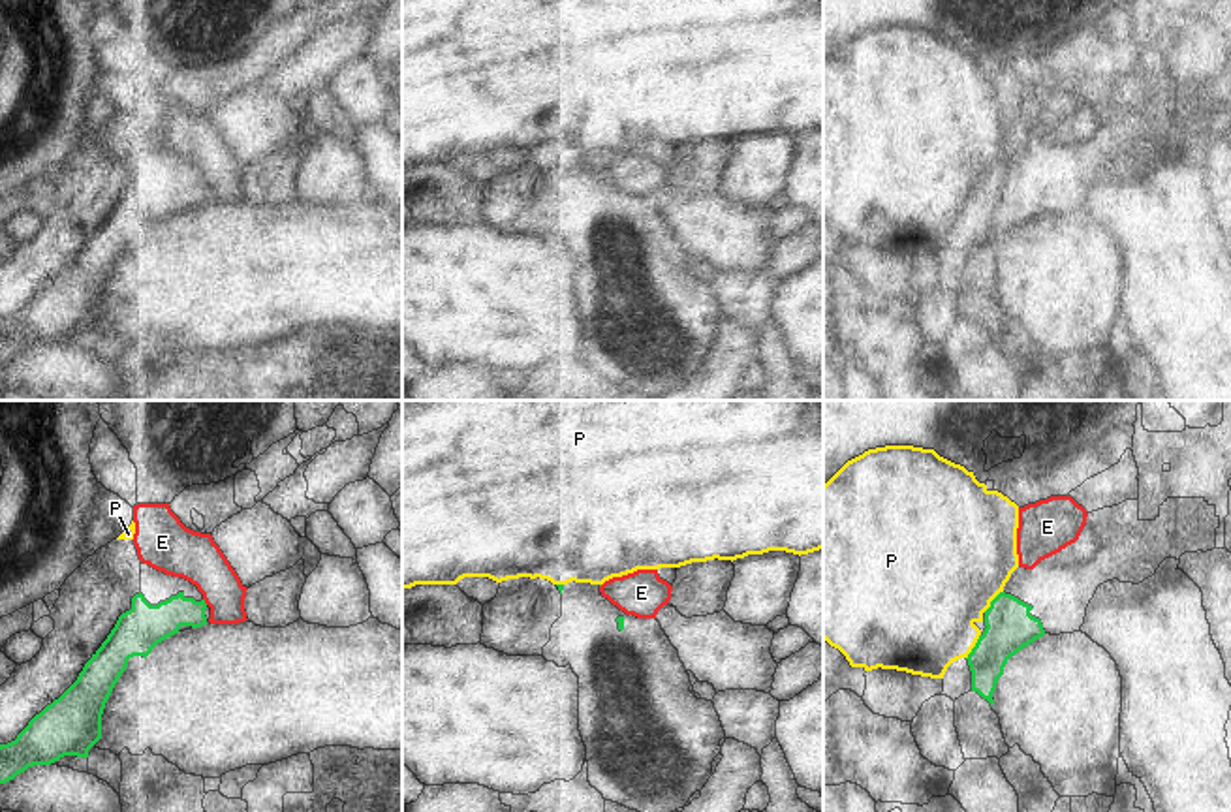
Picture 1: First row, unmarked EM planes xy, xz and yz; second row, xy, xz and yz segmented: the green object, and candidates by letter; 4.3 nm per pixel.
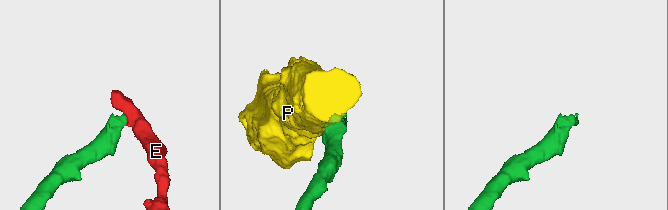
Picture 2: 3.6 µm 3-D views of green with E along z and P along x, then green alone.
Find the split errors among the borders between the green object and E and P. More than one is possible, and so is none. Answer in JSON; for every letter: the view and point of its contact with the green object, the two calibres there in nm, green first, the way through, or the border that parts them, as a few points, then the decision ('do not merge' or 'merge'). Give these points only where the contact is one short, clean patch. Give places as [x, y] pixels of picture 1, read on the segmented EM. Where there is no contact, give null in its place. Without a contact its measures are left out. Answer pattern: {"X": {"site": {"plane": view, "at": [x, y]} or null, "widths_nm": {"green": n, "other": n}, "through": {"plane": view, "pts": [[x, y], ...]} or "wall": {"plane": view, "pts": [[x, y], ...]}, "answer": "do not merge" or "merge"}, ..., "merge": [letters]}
{"E": {"site": {"plane": "xy", "at": [203, 602]}, "widths_nm": {"green": 170, "other": 220}, "wall": {"plane": "xy", "pts": [[203, 598], [207, 604]]}, "answer": "do not merge"}, "P": {"site": {"plane": "yz", "at": [974, 647]}, "widths_nm": {"green": 200, "other": 440}, "answer": "do not merge"}, "merge": []}

